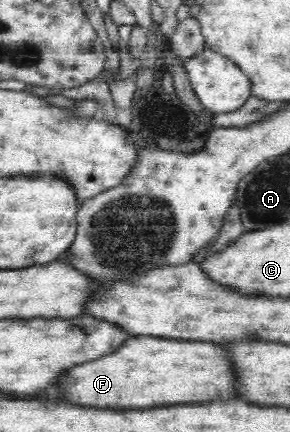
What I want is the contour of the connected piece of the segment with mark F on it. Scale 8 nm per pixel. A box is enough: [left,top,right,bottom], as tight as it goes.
[59,336,237,410]

